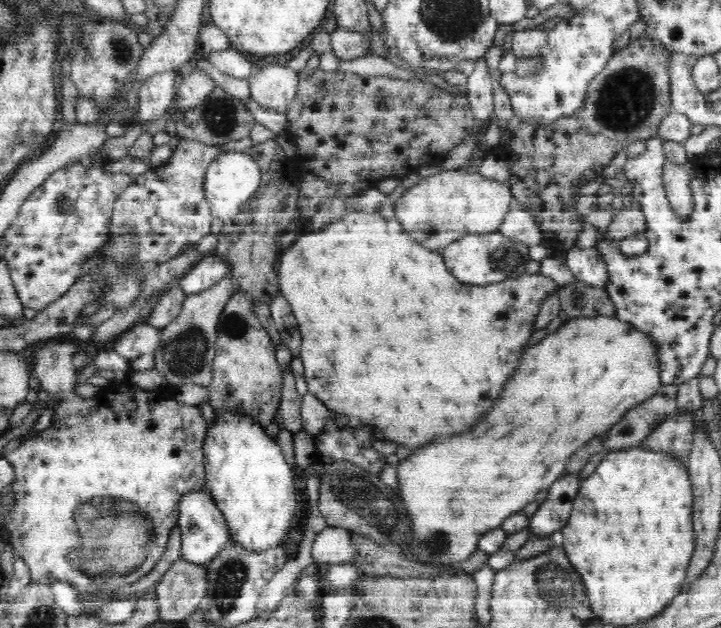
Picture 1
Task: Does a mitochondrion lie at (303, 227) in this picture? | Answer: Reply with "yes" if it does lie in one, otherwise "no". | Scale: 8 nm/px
no

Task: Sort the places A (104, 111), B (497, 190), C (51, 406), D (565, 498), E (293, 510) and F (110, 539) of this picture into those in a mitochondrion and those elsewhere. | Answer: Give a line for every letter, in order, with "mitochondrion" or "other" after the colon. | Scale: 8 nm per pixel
A: other
B: other
C: other
D: other
E: other
F: mitochondrion

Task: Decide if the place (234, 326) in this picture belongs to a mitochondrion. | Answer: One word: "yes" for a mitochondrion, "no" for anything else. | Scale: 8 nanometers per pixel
yes

